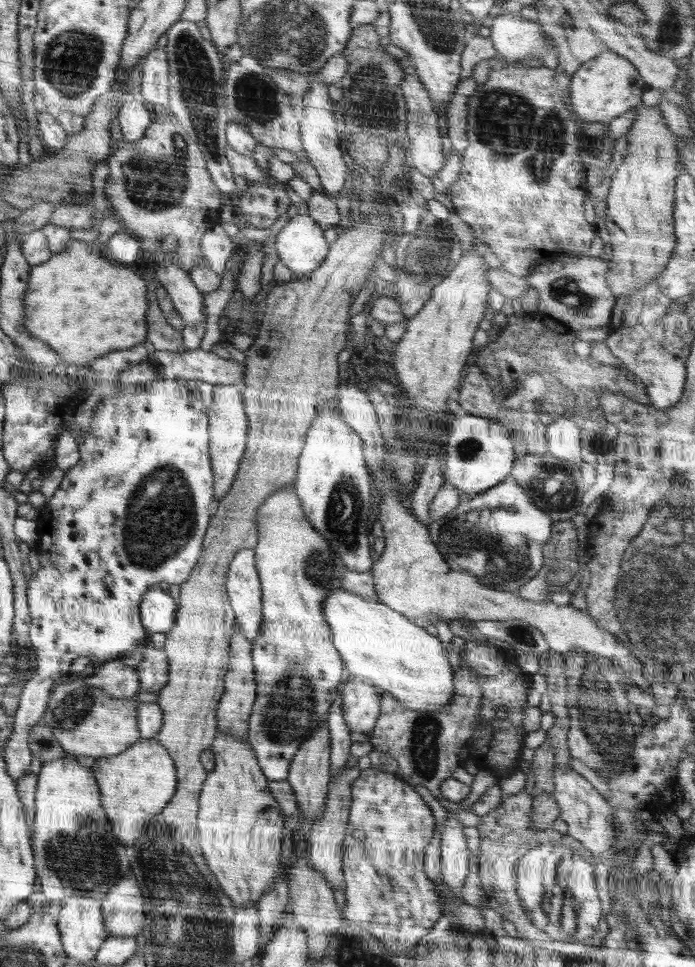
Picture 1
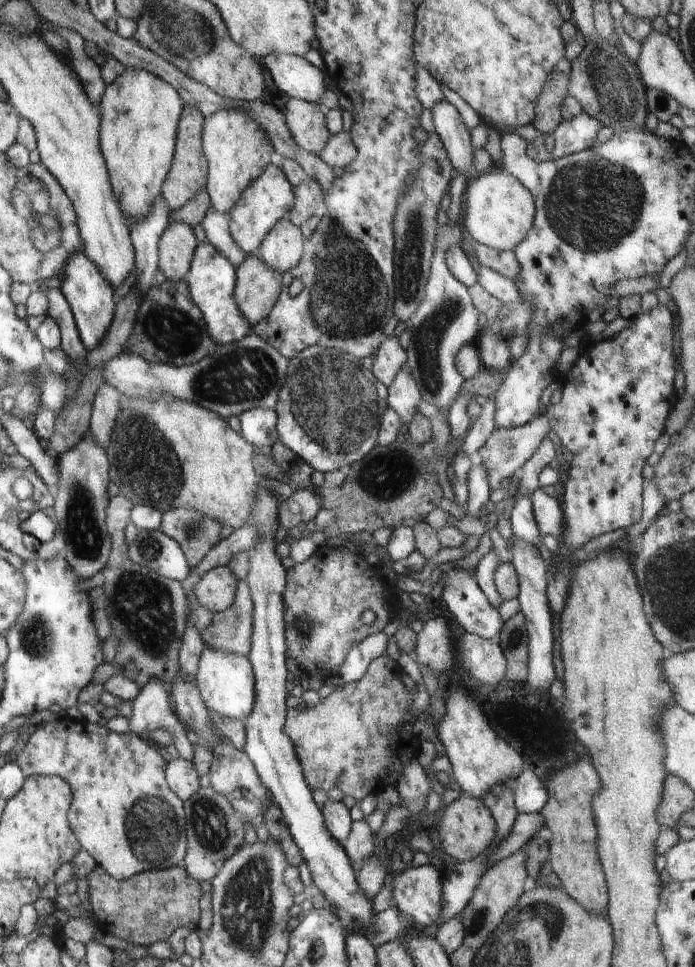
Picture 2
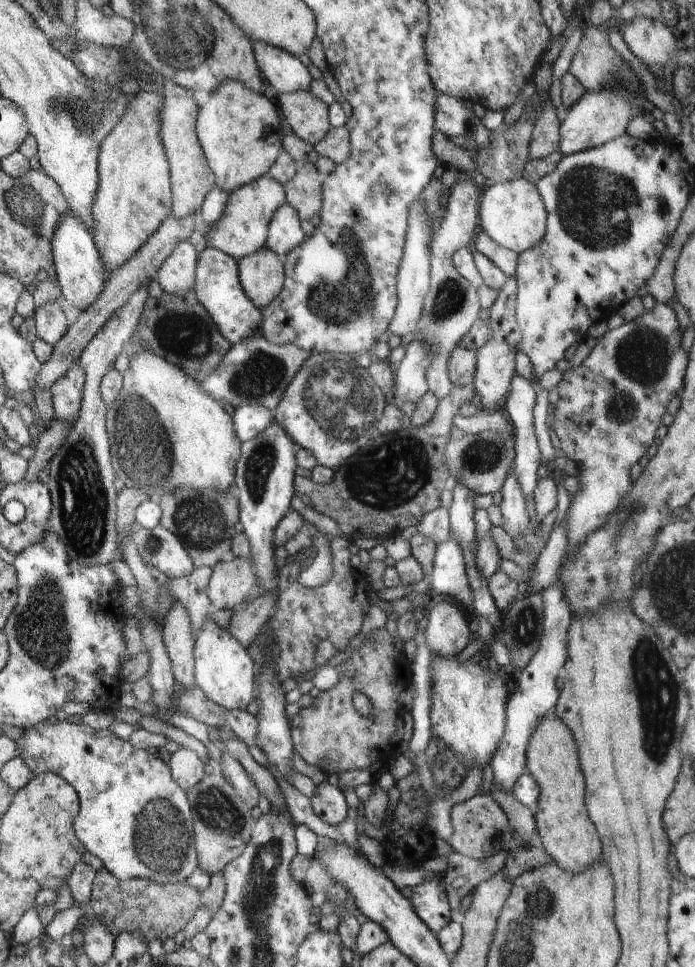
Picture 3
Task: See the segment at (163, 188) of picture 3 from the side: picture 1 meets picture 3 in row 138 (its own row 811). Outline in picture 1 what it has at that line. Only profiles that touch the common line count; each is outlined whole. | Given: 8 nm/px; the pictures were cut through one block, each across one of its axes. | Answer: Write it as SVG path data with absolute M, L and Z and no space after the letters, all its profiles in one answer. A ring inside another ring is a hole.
M141 737L126 751L112 757L103 757L92 766L101 792L101 807L112 823L112 834L124 846L132 846L136 838L130 838L130 830L160 814L176 792L177 772L168 751L157 741L157 737Z

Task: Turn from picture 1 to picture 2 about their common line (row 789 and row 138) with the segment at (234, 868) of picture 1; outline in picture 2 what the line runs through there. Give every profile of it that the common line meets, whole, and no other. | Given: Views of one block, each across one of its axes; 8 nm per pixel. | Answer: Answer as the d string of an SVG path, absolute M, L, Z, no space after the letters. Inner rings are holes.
M224 108L204 120L202 146L209 168L205 189L212 208L224 212L226 220L230 220L228 212L236 204L242 191L276 159L272 142L269 140L268 134L260 128L254 118L236 108Z

